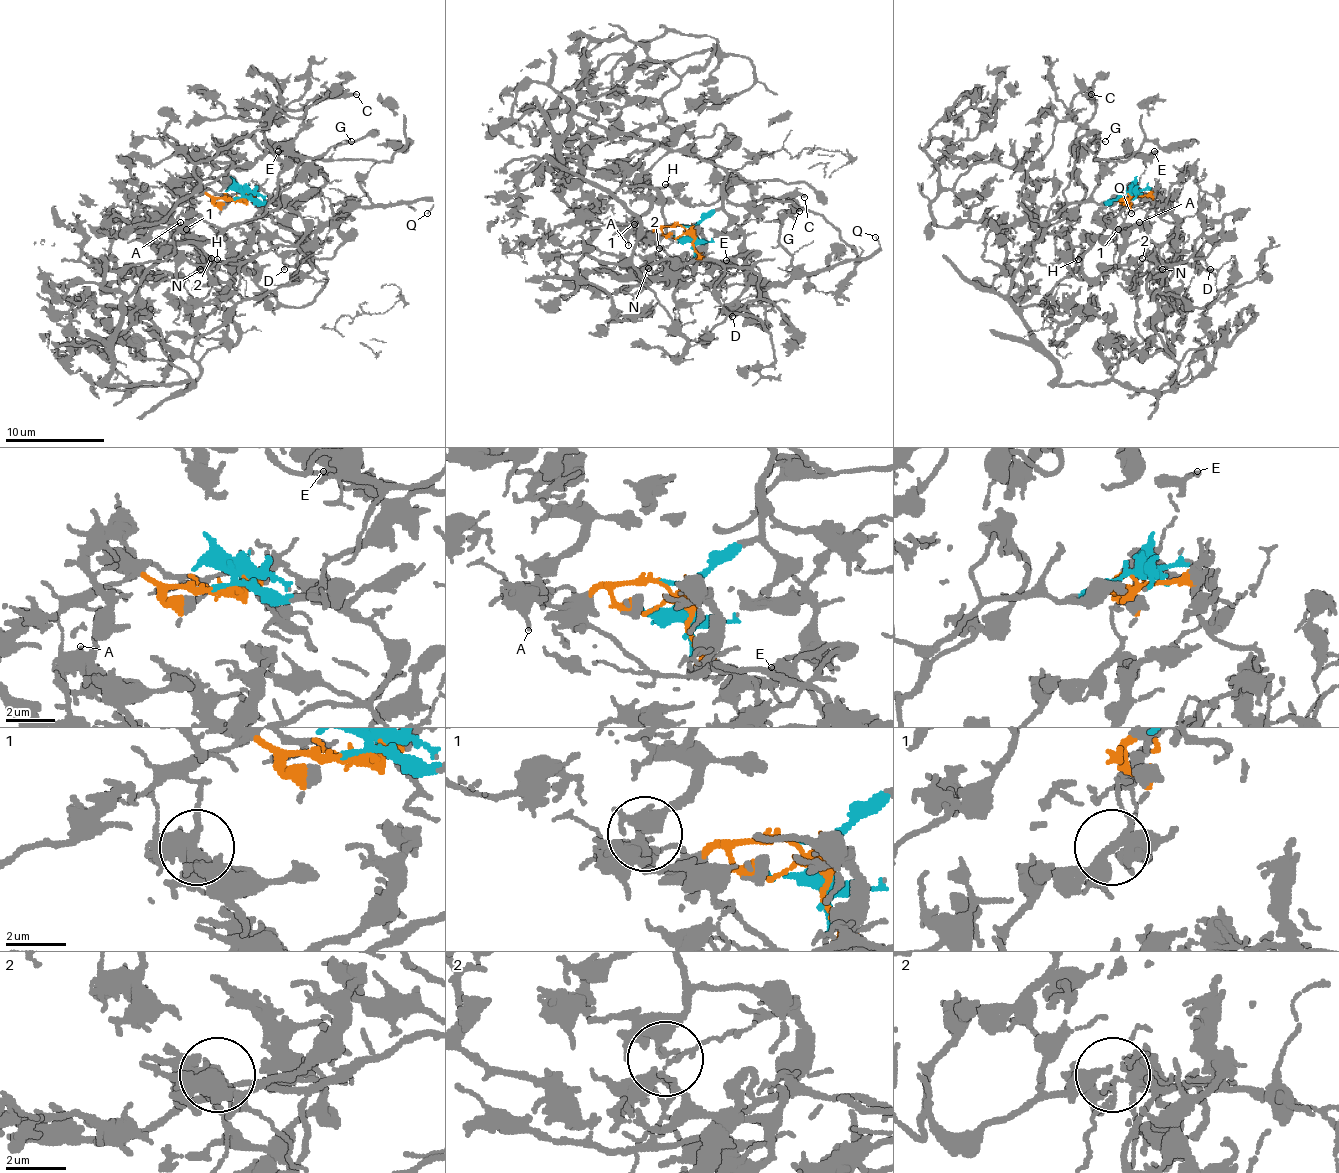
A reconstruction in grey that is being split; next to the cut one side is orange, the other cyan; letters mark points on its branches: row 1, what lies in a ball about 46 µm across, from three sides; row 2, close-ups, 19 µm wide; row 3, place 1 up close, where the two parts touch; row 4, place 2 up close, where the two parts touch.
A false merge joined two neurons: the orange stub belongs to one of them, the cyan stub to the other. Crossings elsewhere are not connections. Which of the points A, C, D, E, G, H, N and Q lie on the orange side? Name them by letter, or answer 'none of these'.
D, Q

